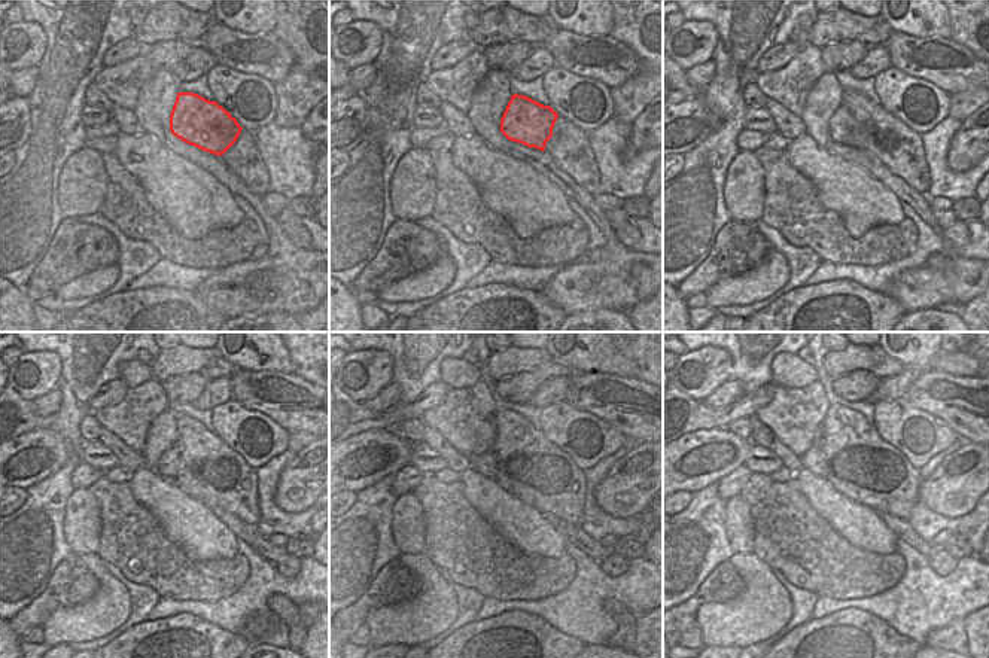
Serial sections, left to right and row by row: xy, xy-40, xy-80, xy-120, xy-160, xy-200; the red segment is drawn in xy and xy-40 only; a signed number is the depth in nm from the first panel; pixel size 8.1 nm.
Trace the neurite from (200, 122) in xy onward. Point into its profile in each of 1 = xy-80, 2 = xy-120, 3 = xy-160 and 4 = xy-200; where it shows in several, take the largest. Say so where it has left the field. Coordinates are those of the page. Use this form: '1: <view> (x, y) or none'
1: xy-80 (843, 128)
2: xy-120 (167, 465)
3: xy-160 (484, 463)
4: xy-200 (812, 459)

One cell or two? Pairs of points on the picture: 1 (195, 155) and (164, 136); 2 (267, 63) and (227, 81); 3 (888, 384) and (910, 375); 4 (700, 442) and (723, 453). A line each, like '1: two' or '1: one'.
1: one
2: two
3: one
4: one

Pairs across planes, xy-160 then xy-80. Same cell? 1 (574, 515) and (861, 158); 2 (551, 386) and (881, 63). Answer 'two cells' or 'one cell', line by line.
1: two cells
2: one cell

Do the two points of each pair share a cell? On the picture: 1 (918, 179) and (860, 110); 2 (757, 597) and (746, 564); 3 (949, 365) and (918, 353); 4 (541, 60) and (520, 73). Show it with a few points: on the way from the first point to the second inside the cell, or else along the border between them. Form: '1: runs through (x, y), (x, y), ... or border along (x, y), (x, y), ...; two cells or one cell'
1: runs through (907, 157), (907, 139), (892, 128), (882, 128); one cell
2: runs through (757, 590), (757, 575), (754, 572); one cell
3: runs through (942, 362), (925, 353); one cell
4: runs through (536, 64), (525, 70); one cell

